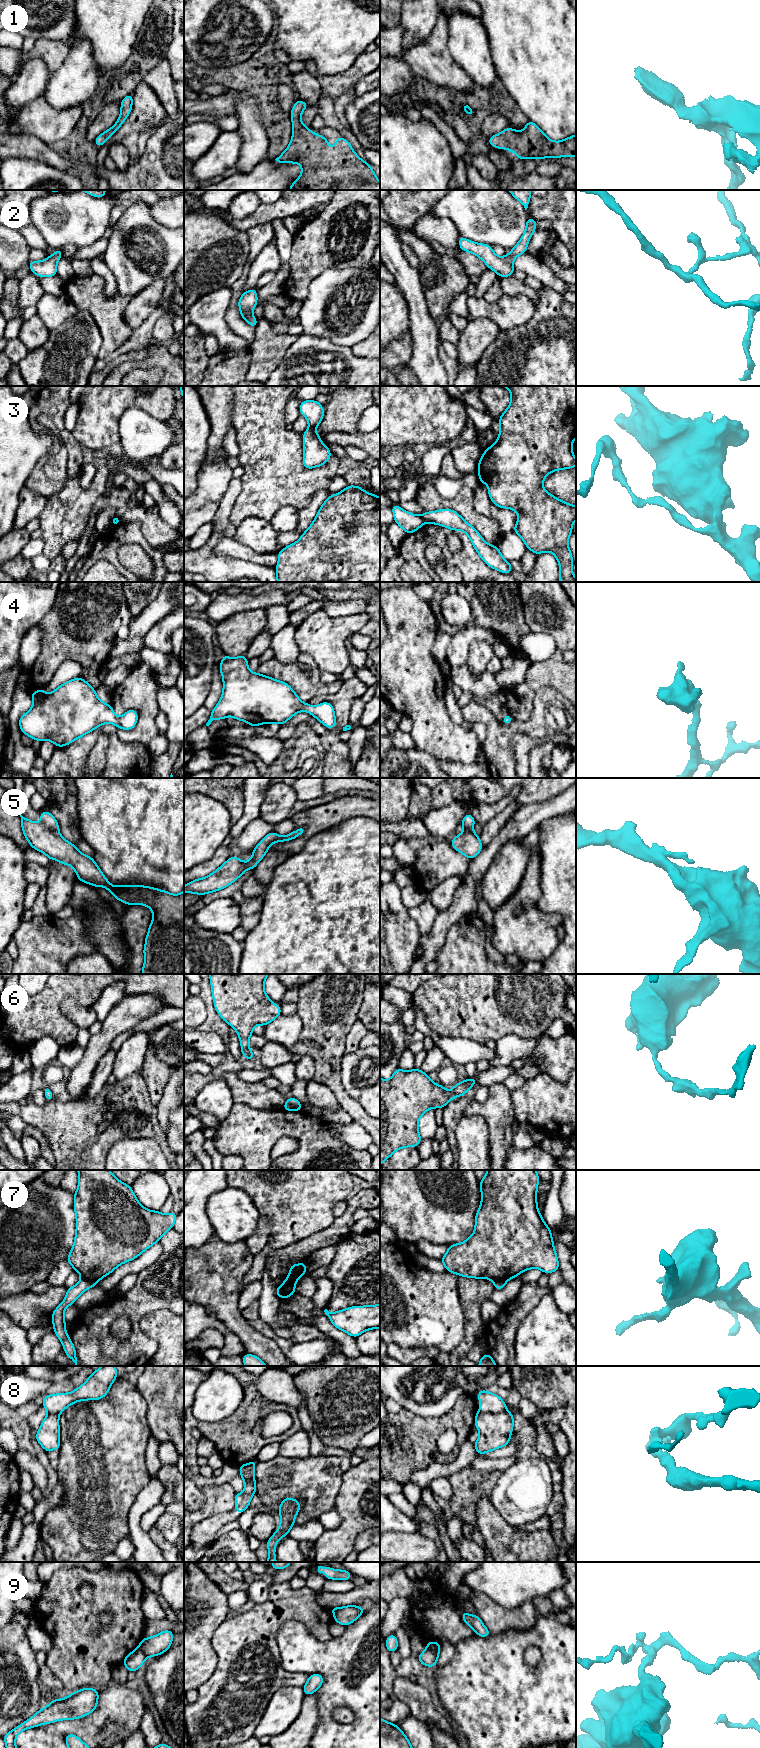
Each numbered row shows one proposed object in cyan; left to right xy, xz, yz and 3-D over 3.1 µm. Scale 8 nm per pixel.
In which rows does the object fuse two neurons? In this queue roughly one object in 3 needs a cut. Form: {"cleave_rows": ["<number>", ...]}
{"cleave_rows": ["3", "5", "7", "8", "9"]}

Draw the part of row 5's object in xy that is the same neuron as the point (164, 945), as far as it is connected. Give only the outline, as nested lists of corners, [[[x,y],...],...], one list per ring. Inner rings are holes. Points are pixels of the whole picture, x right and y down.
[[[21,817],[21,827],[31,848],[46,854],[48,860],[70,865],[78,880],[95,887],[105,887],[117,900],[129,906],[145,905],[153,911],[153,919],[145,939],[143,953],[145,962],[142,974],[184,974],[184,890],[173,895],[165,890],[142,885],[113,886],[106,879],[92,857],[82,854],[74,844],[66,841],[59,832],[48,829],[43,823],[33,822]]]

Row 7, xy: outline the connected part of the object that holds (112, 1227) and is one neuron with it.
[[[109,1170],[77,1171],[79,1181],[78,1189],[74,1193],[73,1205],[76,1214],[76,1234],[73,1247],[66,1260],[83,1279],[98,1282],[119,1265],[132,1261],[157,1243],[168,1230],[173,1229],[177,1213],[171,1212],[165,1215],[160,1211],[144,1208],[136,1199],[131,1186],[118,1180]]]

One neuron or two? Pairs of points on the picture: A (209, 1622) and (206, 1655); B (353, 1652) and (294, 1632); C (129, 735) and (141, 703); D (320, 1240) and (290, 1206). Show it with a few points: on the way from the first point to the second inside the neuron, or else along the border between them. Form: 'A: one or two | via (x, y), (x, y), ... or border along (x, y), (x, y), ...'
A: one | via (205, 1630), (205, 1647)
B: one | via (338, 1652), (314, 1652), (309, 1647)
C: one | via (138, 729), (143, 724), (143, 712)
D: two | border along (334, 1220), (324, 1229), (293, 1243)

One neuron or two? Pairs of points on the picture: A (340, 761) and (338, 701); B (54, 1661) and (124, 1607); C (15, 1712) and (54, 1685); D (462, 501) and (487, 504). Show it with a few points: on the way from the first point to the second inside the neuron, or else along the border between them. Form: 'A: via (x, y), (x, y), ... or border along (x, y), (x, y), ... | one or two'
A: via (336, 746), (336, 731), (339, 728), (340, 716) | one
B: via (74, 1658), (85, 1655), (113, 1627) | one
C: border along (38, 1666), (38, 1682), (41, 1685) | two
D: border along (473, 490), (474, 508), (478, 512), (492, 518) | two

